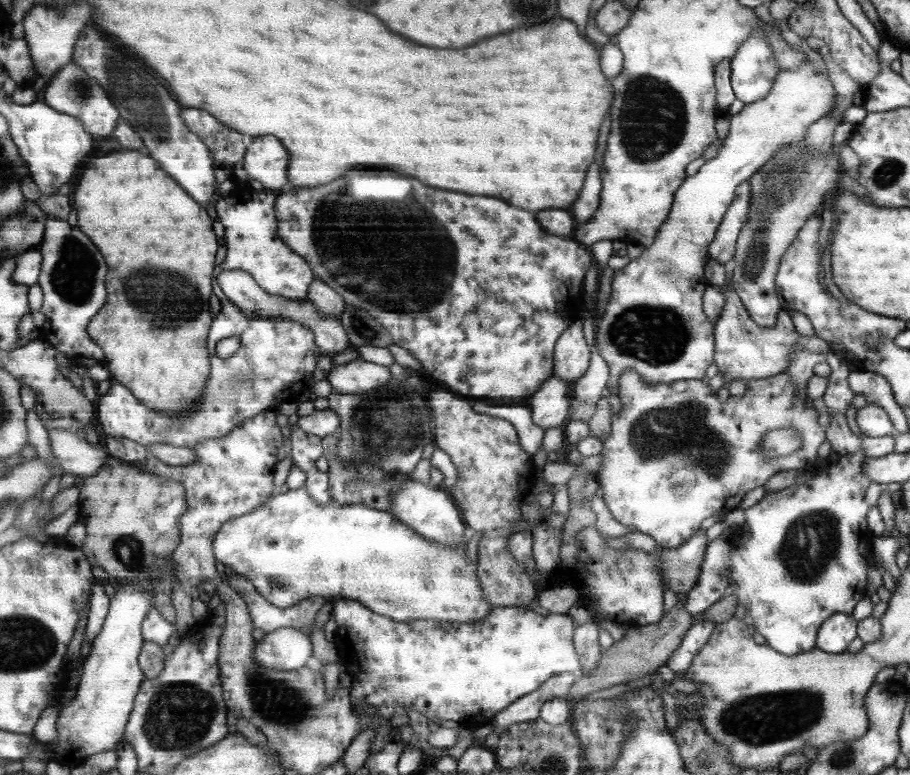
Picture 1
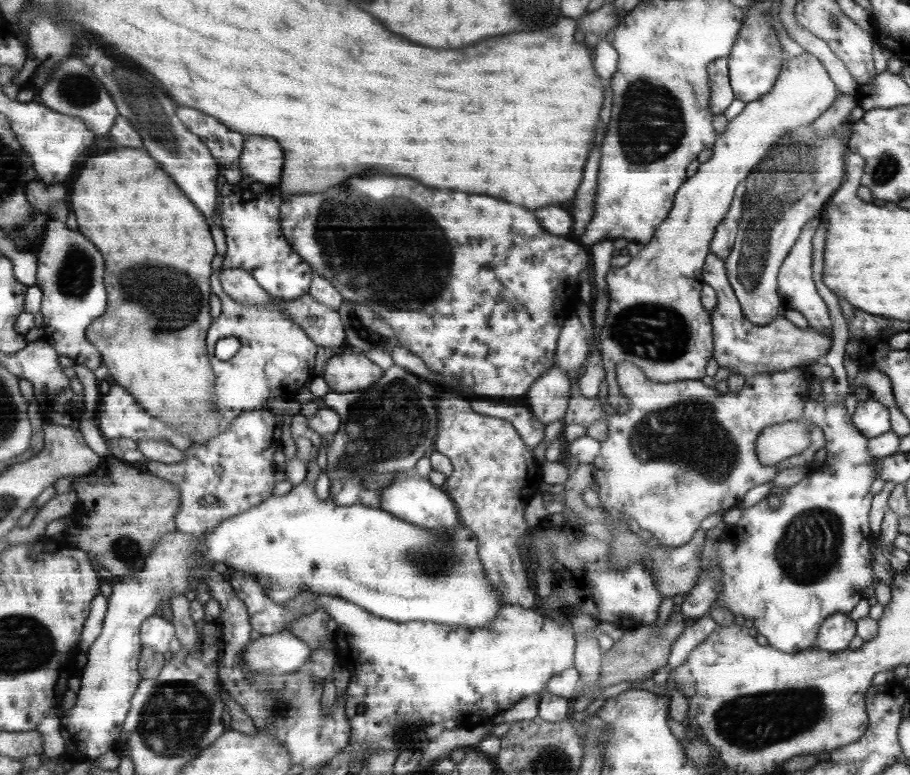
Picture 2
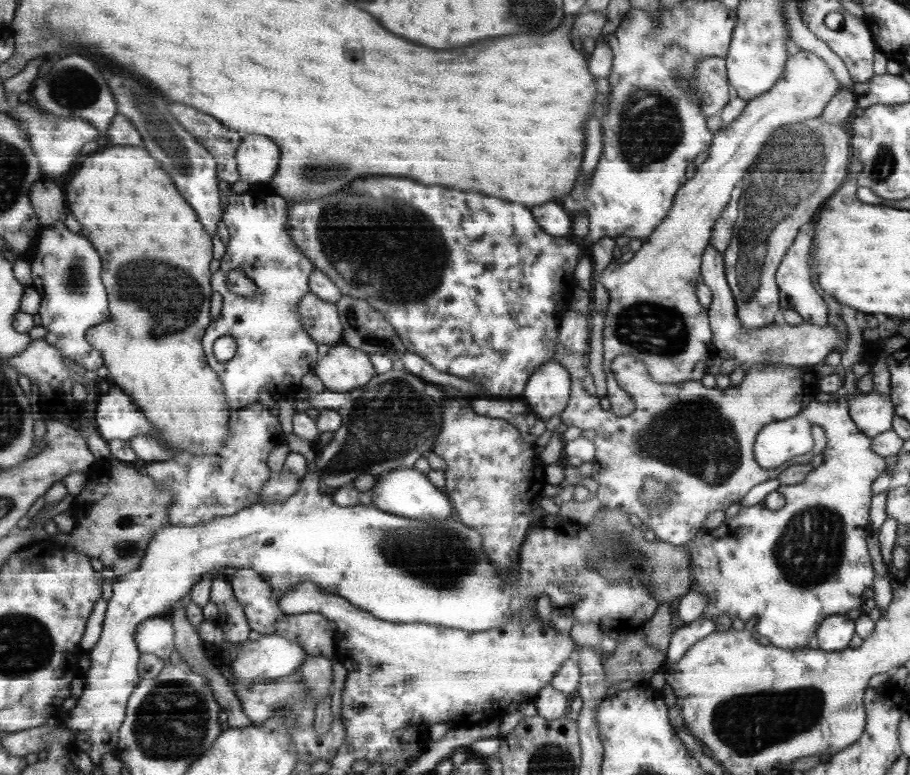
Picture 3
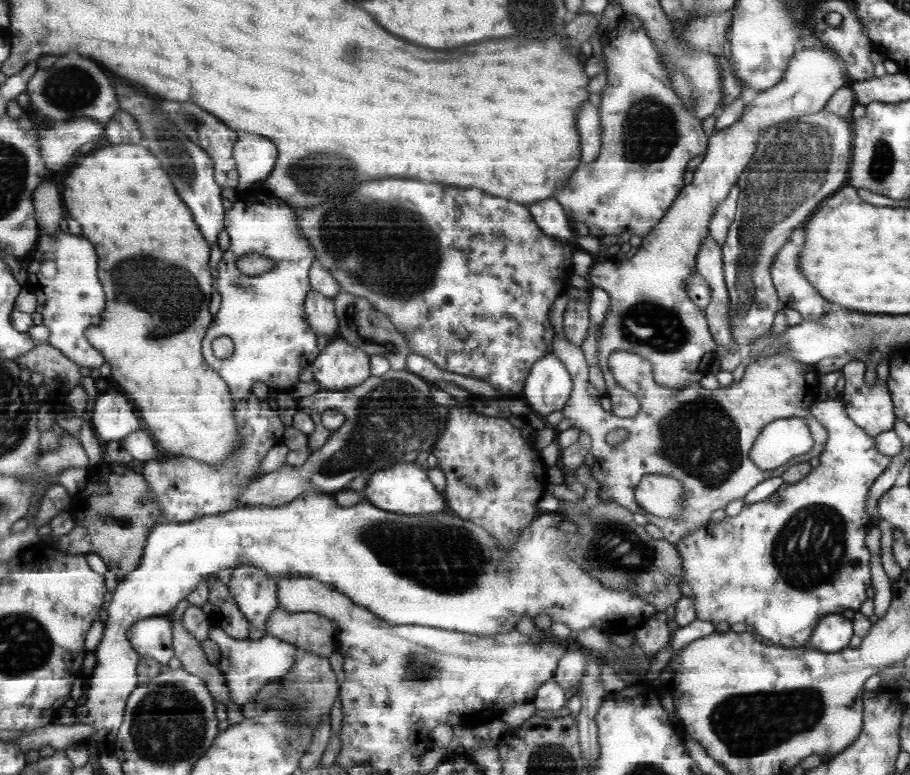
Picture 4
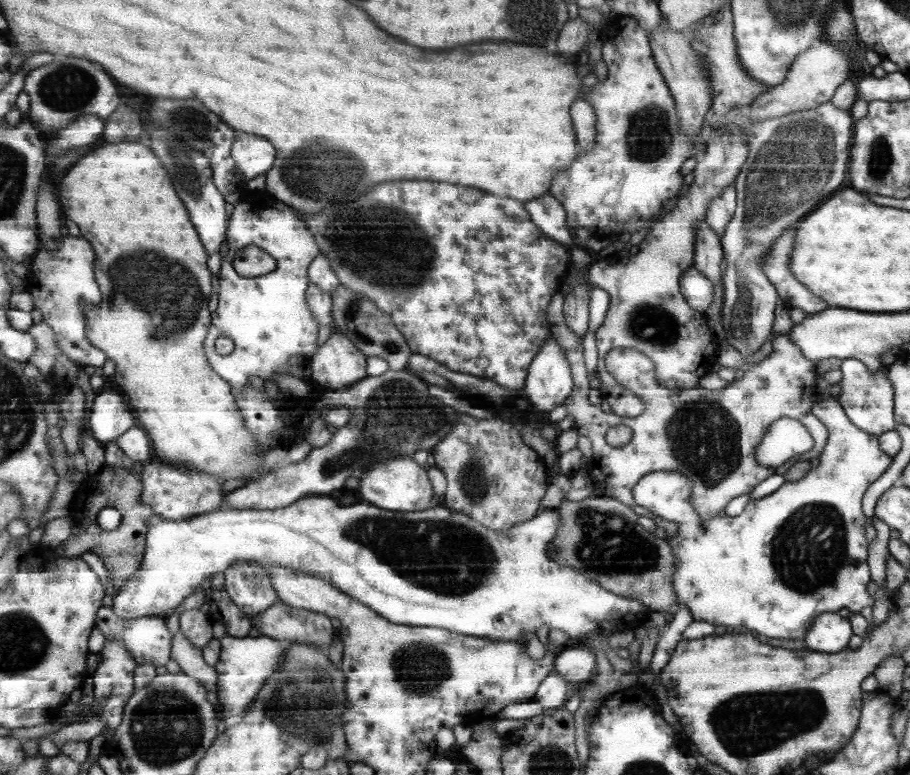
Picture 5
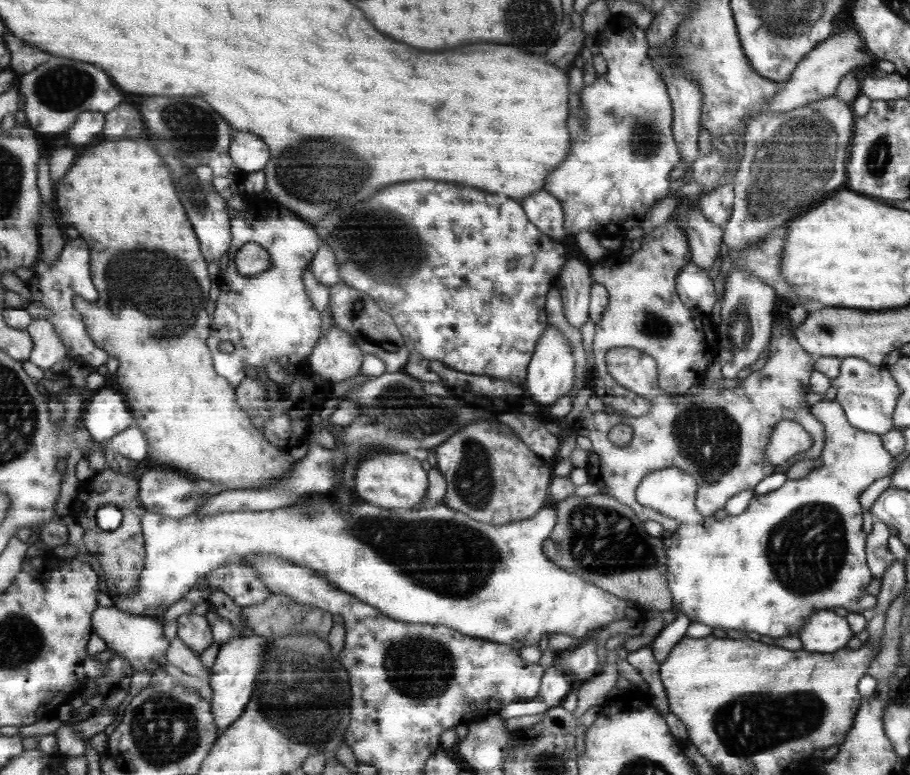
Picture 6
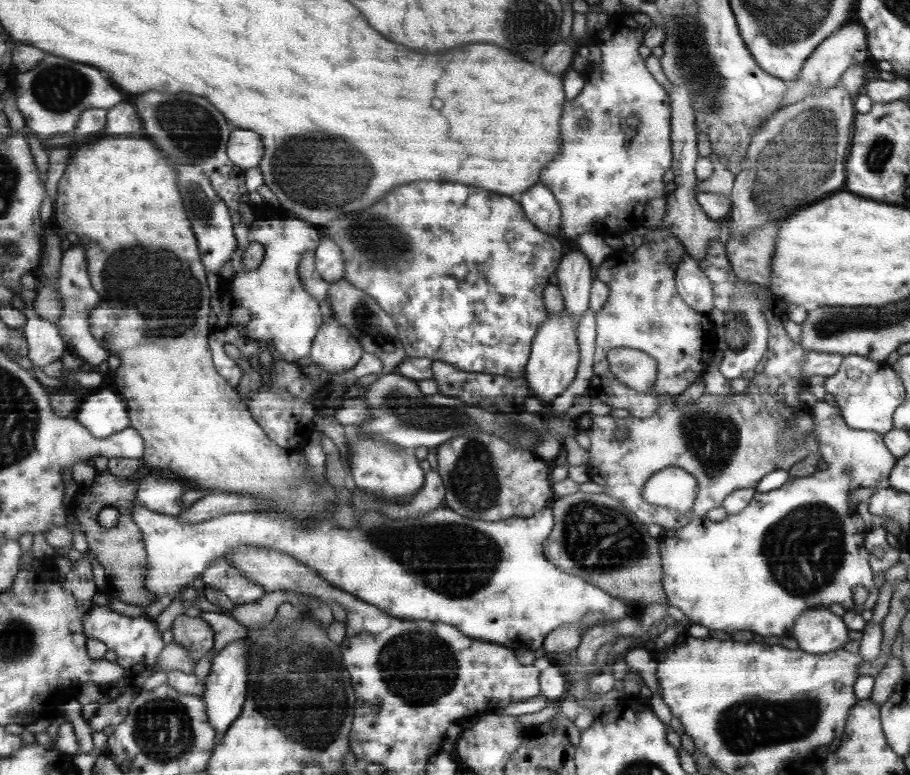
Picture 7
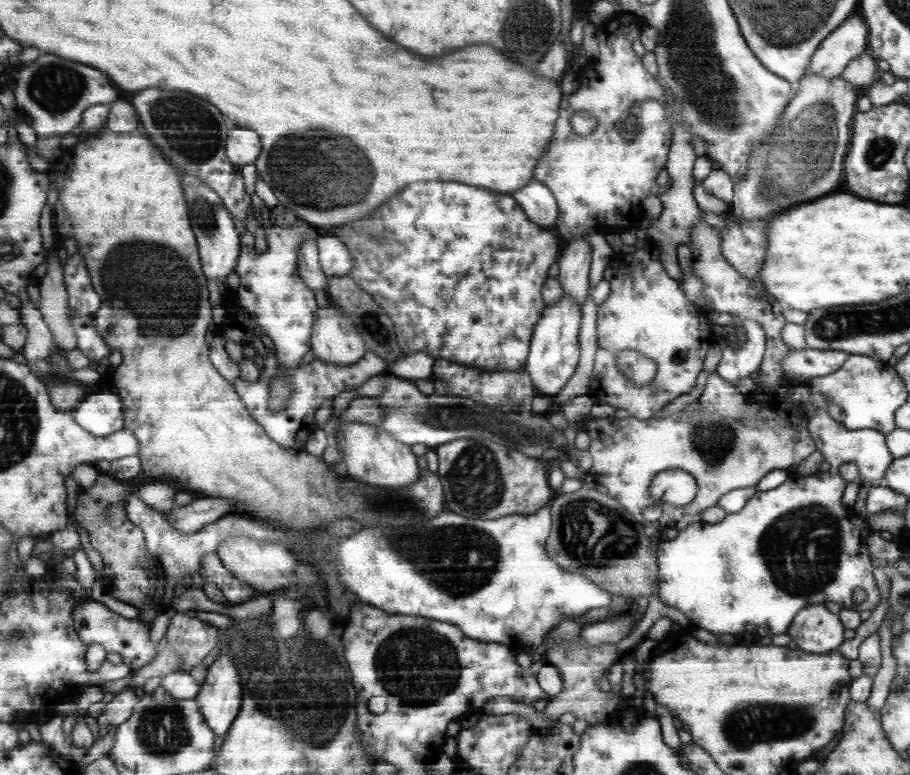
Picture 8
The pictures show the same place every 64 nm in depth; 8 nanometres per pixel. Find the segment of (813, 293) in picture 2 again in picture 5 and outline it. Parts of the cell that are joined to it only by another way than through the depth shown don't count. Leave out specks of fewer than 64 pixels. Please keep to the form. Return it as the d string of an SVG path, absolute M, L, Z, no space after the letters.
M795 227L784 230L780 238L773 244L768 255L761 260L761 268L776 286L778 294L789 308L801 308L807 317L828 308L828 304L814 294L800 282L795 280L789 269L792 245L795 239Z

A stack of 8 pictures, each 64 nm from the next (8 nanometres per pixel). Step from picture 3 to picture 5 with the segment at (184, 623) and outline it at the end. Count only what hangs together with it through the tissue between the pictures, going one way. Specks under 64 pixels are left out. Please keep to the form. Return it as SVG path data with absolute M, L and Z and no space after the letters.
M180 630L173 636L170 656L171 660L181 668L182 673L196 677L206 689L213 690L217 694L216 669L204 661L202 649L196 648L184 637L184 634L180 633Z

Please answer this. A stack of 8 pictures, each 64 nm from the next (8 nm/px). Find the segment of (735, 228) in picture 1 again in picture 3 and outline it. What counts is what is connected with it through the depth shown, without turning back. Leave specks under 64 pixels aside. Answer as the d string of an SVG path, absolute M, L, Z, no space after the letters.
M737 183L737 186L734 187L728 206L721 212L720 218L713 228L712 243L722 254L728 250L729 244L732 242L733 228L736 226L739 214L738 201L742 196L742 187L742 183Z

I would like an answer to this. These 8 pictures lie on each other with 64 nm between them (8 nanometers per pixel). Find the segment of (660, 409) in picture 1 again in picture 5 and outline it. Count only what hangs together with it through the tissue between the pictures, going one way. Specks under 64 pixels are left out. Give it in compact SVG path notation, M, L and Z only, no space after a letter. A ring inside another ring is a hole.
M564 294L554 295L548 306L548 319L552 324L552 334L554 339L560 341L562 348L565 349L565 355L569 357L573 371L573 394L565 400L568 414L574 417L574 428L582 435L587 436L592 443L592 458L587 462L589 477L592 480L594 497L612 498L618 500L622 505L632 508L637 517L644 516L654 519L656 526L664 528L667 538L678 535L680 531L678 524L668 519L657 518L649 512L647 508L636 504L636 498L633 496L633 489L637 487L644 476L656 471L676 471L688 477L692 486L692 495L690 502L694 515L700 520L714 519L719 512L725 510L730 500L750 494L756 486L759 486L768 476L774 474L772 468L762 466L755 457L756 447L760 440L768 432L770 425L779 418L790 417L799 420L804 424L808 432L813 436L813 447L805 453L804 456L798 456L796 460L808 460L819 458L822 451L825 450L829 438L829 431L825 424L813 413L814 401L812 397L819 394L815 377L817 375L817 362L808 360L801 351L801 348L790 340L788 334L779 334L774 340L773 351L762 361L756 364L752 369L745 372L742 379L735 379L727 384L723 389L709 390L699 386L698 388L689 388L684 391L672 391L662 387L657 379L657 373L653 365L653 360L643 352L636 349L617 348L610 350L605 356L605 364L608 371L613 375L614 381L622 384L624 388L629 388L632 392L643 394L642 400L646 401L646 410L640 416L621 417L617 413L606 413L598 406L591 405L588 401L589 372L585 367L583 337L577 335L569 329L563 313ZM616 424L626 424L632 428L632 440L628 446L622 448L612 448L606 442L606 432L616 426Z

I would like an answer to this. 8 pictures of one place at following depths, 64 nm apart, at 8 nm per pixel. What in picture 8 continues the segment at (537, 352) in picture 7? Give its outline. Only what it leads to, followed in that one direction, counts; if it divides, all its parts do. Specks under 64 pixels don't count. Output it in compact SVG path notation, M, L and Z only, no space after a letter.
M562 292L558 302L553 302L551 306L546 305L534 328L525 368L530 373L533 387L540 396L556 396L564 390L577 370L581 356L580 320L582 320L582 312L580 312L580 307L569 294Z

